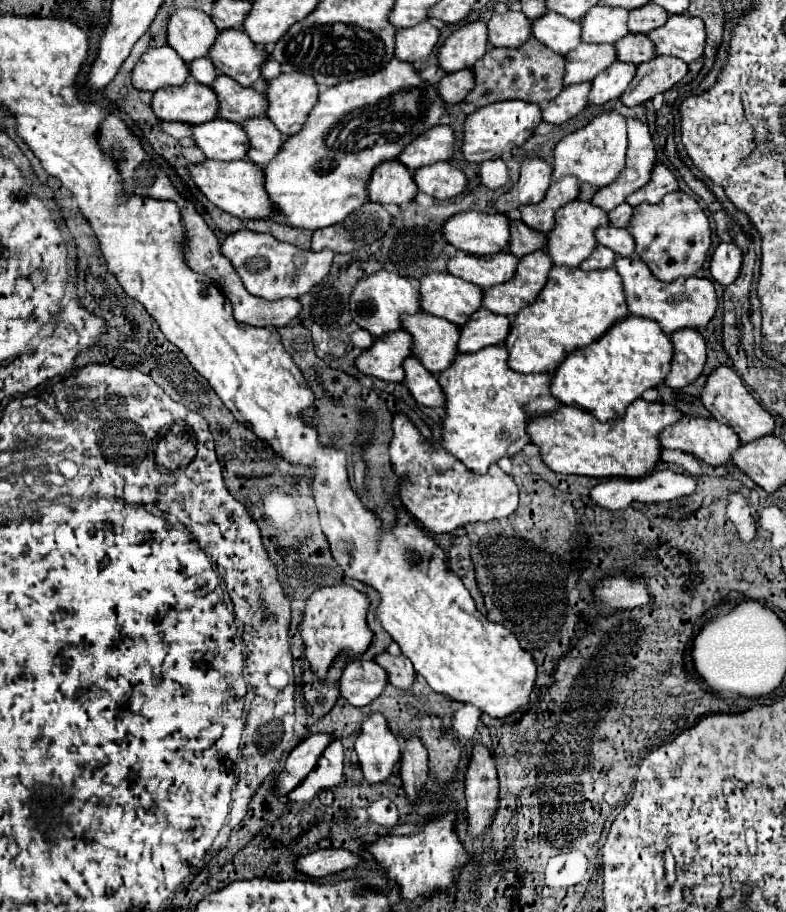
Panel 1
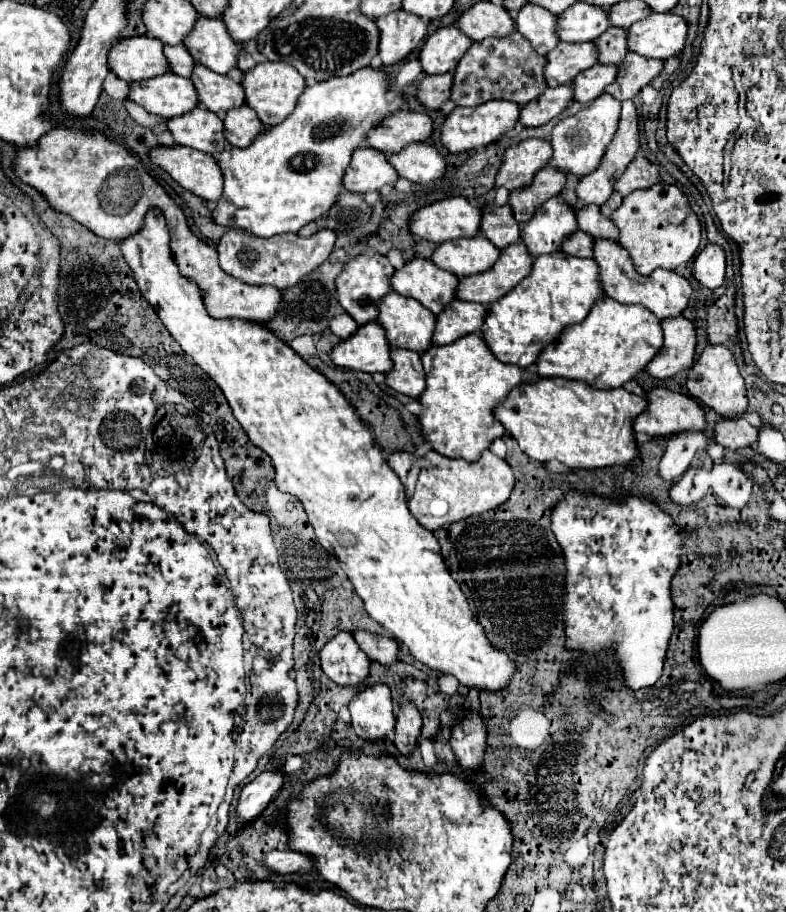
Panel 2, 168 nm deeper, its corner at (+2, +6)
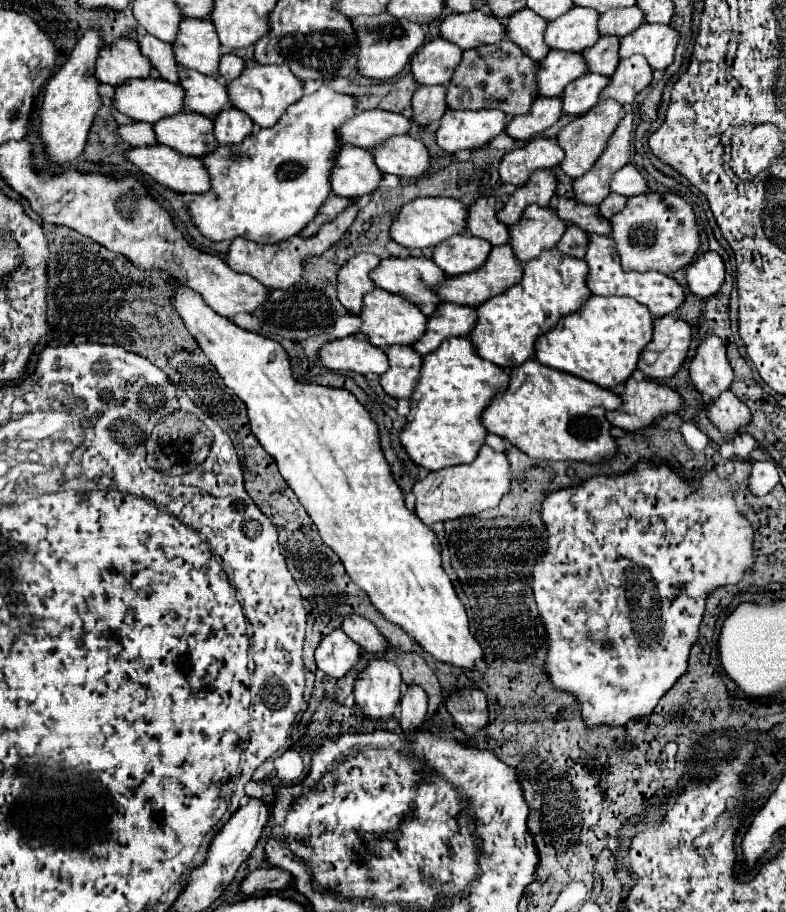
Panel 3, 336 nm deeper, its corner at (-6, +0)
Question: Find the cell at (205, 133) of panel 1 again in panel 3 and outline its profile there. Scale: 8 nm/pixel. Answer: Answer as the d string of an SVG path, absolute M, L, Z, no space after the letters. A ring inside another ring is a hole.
M181 110L153 124L159 144L165 144L181 154L201 158L213 152L217 140L213 136L213 120L207 116L195 116L195 112Z

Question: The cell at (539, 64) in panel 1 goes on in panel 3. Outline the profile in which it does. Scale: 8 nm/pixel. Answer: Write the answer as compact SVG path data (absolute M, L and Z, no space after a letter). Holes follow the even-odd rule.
M509 38L495 44L465 50L461 62L457 64L453 78L447 86L447 106L453 110L481 110L497 108L509 116L527 114L535 102L535 70L537 62L523 56Z

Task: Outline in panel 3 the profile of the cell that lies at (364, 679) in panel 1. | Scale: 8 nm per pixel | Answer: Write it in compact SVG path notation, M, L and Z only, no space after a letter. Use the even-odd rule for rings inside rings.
M337 628L331 634L323 636L315 650L317 668L333 678L341 678L349 672L351 666L359 662L359 646L349 640L349 636Z

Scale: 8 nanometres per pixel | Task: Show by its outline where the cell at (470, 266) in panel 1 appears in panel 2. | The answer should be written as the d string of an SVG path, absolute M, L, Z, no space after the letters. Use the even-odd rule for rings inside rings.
M459 238L459 242L443 242L437 246L433 252L433 262L447 270L453 272L455 276L471 276L471 274L481 274L483 270L491 270L493 264L499 260L501 250L493 246L487 238Z

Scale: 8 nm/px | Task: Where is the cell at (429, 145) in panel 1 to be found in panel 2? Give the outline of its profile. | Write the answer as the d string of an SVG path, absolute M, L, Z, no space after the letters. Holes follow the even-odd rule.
M405 112L391 114L381 126L371 130L367 144L385 154L397 154L407 144L425 142L433 134L433 120L423 112Z

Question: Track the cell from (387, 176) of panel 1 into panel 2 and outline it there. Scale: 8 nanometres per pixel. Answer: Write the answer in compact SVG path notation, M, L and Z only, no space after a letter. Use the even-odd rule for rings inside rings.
M363 146L355 150L351 166L347 168L347 174L343 178L345 188L349 192L381 192L395 188L399 174L397 170L389 164L383 152L371 150L369 146Z

